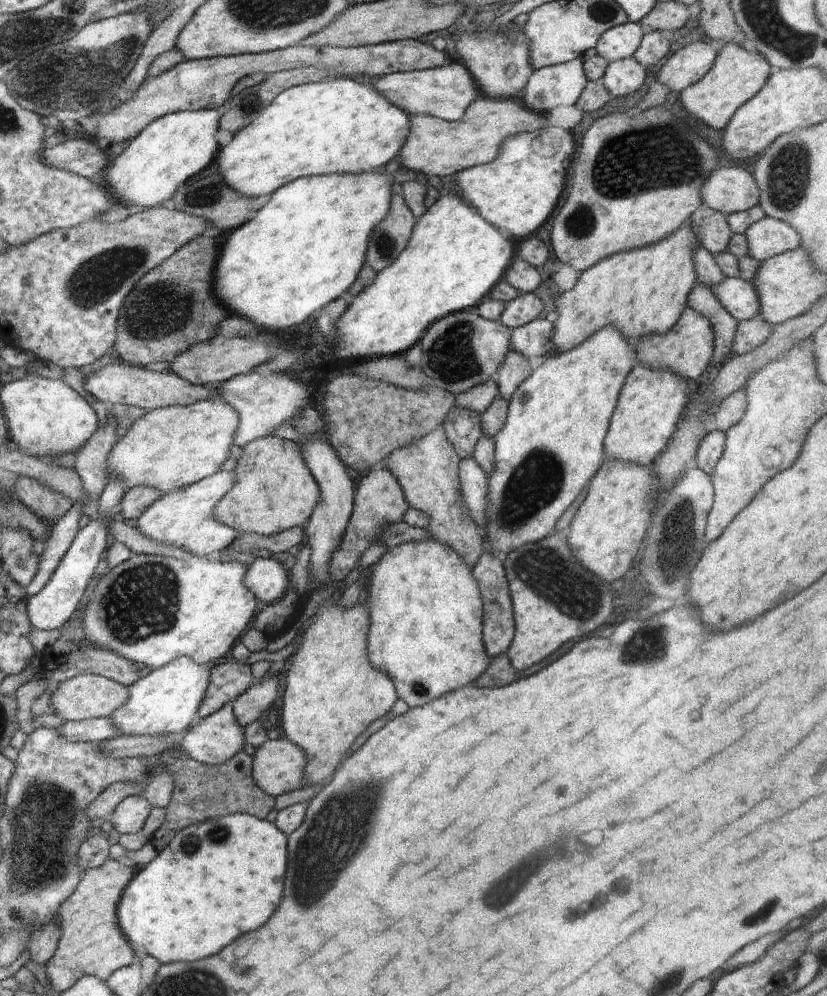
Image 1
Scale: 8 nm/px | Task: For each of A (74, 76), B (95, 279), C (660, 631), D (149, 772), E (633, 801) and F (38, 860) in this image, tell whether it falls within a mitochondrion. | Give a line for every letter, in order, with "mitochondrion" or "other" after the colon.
A: mitochondrion
B: mitochondrion
C: mitochondrion
D: other
E: mitochondrion
F: mitochondrion

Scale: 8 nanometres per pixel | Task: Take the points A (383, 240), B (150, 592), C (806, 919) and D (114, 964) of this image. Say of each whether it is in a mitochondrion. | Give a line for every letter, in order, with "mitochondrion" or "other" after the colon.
A: mitochondrion
B: mitochondrion
C: other
D: other

